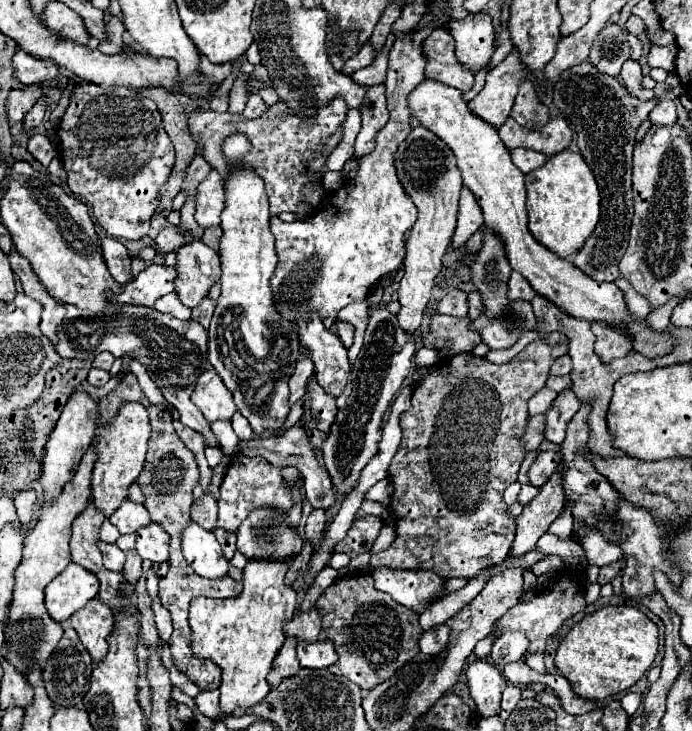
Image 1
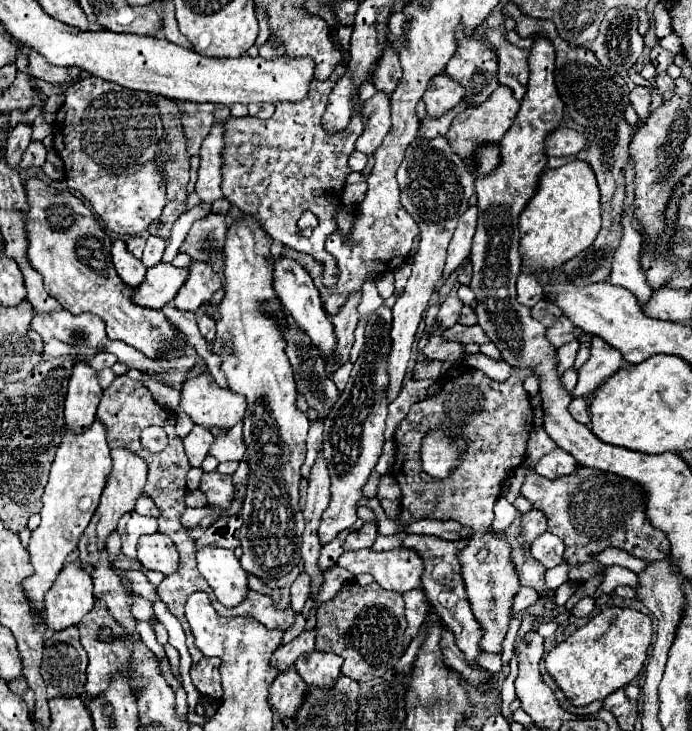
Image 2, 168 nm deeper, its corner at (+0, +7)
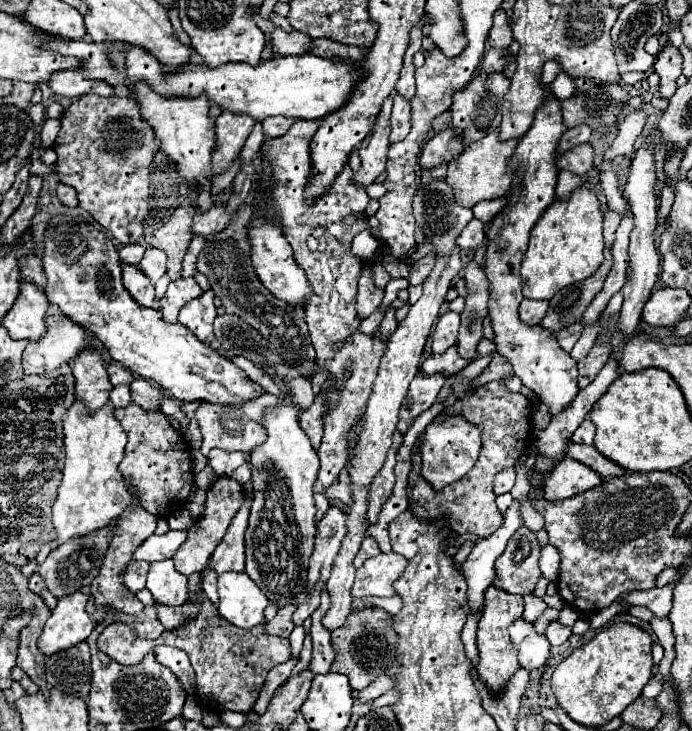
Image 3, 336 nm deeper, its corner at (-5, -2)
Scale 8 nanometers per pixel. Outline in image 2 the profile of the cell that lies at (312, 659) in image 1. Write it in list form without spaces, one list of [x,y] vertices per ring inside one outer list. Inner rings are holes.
[[[313,651],[313,653],[301,655],[295,667],[307,685],[329,687],[341,675],[341,663],[343,663],[341,657],[335,653]]]

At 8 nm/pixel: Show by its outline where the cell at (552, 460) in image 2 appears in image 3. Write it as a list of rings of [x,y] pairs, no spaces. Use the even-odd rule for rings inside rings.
[[[564,458],[558,464],[558,470],[550,474],[550,482],[546,482],[544,496],[548,502],[560,502],[564,498],[572,498],[590,488],[596,488],[602,482],[604,478],[586,464],[572,458]]]

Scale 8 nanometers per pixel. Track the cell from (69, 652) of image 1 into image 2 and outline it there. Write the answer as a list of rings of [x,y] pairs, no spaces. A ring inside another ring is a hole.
[[[77,627],[55,631],[45,641],[41,675],[49,697],[79,697],[85,691],[87,653],[79,643]]]

